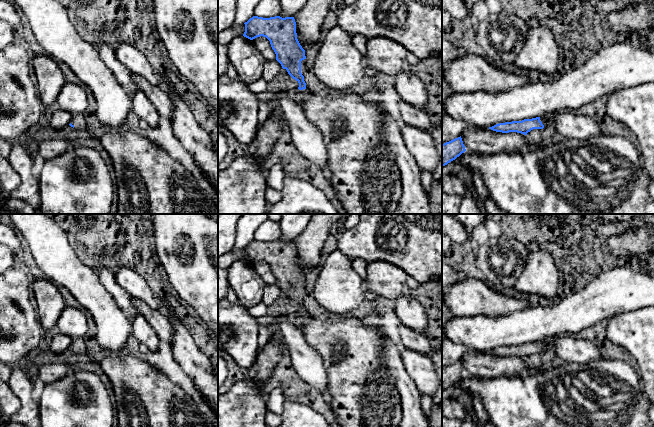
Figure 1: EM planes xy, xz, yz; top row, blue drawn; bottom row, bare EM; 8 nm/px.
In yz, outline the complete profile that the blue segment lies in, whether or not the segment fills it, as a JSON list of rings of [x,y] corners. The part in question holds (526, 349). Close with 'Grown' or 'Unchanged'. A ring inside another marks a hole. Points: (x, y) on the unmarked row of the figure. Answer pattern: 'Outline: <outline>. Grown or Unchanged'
Outline: [[[542,339],[540,341],[524,343],[522,345],[499,347],[489,351],[489,353],[502,357],[517,356],[527,359],[527,357],[533,353],[543,353],[544,351],[548,351],[550,349],[550,344]]]. Grown

